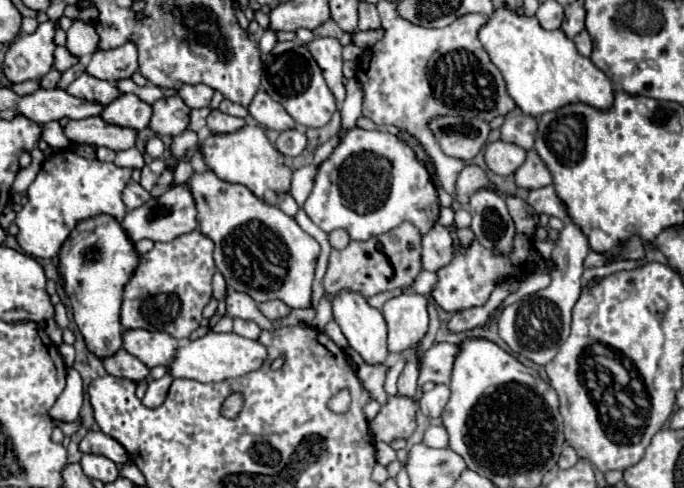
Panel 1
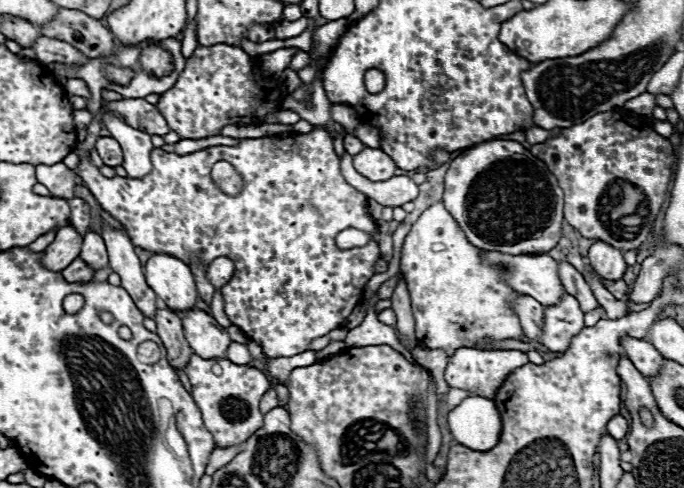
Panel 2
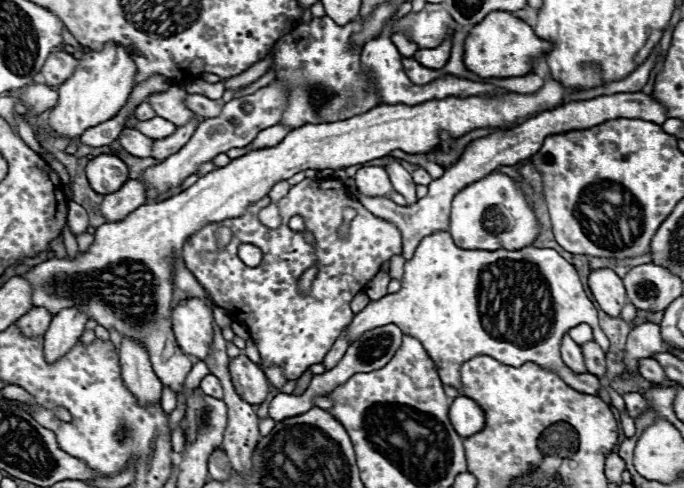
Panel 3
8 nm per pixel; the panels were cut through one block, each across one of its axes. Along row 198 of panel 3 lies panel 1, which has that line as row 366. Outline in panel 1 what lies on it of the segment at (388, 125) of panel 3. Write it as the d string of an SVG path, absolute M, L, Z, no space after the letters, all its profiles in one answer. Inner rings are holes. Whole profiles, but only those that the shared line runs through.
M208 332L206 336L198 340L178 346L176 356L168 364L168 374L172 378L190 378L198 382L220 382L226 378L238 378L252 370L258 370L264 360L266 360L266 348L260 342L242 338L234 332L230 334Z

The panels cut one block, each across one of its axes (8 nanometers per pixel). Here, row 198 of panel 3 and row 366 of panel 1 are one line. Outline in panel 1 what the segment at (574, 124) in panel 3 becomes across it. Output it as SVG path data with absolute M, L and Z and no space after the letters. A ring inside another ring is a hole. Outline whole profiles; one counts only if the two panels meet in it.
M438 342L432 344L426 352L420 354L420 374L418 374L418 384L434 382L434 384L448 384L450 382L450 372L452 364L456 358L458 346L448 344L448 342ZM360 364L358 366L358 376L362 380L362 384L366 386L366 390L384 406L388 396L384 392L384 380L388 374L388 366L386 364Z

